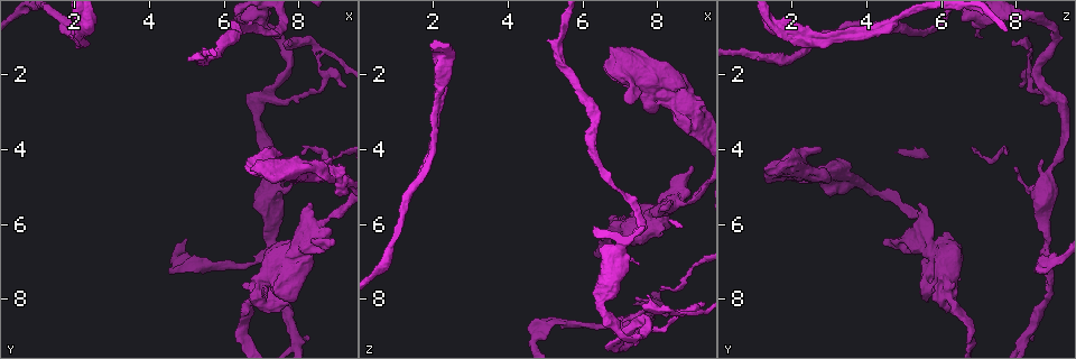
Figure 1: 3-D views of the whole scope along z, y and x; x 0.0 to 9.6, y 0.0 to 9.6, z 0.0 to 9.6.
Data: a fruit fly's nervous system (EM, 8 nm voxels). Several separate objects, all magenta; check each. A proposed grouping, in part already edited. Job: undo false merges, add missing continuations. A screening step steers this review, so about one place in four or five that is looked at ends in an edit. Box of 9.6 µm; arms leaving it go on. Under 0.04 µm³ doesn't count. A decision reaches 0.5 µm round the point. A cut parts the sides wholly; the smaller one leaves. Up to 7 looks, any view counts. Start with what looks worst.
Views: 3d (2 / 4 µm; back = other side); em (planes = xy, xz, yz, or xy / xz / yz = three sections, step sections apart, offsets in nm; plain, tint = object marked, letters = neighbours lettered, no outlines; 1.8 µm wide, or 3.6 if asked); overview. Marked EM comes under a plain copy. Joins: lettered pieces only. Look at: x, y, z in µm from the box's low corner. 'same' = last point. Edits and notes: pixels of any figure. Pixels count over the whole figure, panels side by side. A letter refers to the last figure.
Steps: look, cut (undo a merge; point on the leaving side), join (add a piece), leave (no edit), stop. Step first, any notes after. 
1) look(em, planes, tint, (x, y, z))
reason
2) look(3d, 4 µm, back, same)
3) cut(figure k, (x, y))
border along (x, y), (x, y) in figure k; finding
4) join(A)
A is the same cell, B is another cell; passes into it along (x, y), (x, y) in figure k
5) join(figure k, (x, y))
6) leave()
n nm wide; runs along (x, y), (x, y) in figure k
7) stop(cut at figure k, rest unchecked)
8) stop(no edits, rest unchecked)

look(3d, 2 µm, (8.95, 4.65, 3.30))
abrupt turn

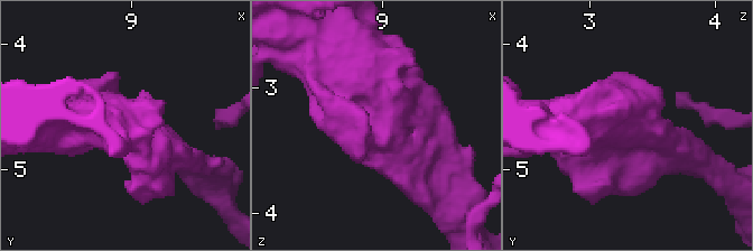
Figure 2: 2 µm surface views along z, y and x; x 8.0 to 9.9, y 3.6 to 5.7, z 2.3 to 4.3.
look(em, planes, letters, (8.94, 4.62, 3.30))
now the EM

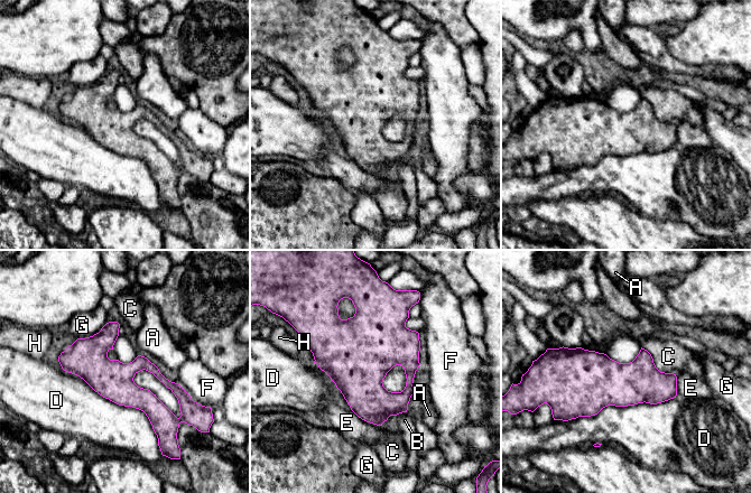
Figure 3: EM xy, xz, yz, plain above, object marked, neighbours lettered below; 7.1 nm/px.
leave()
A, B, C, D, E, F, G and H are other cells; border along (63, 369), (140, 409), (158, 446) in figure 3; all the same cell

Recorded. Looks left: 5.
look(em, planes, tint, (8.50, 6.05, 5.40))
calibre changes

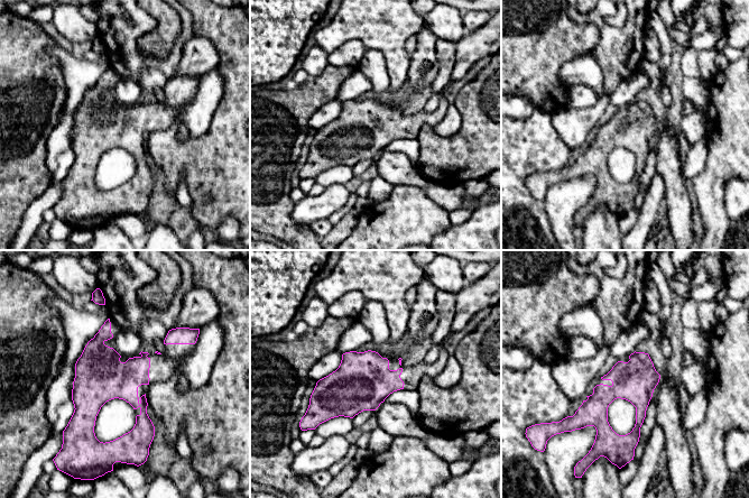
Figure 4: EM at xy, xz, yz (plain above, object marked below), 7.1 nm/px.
look(em, planes, letters, same)

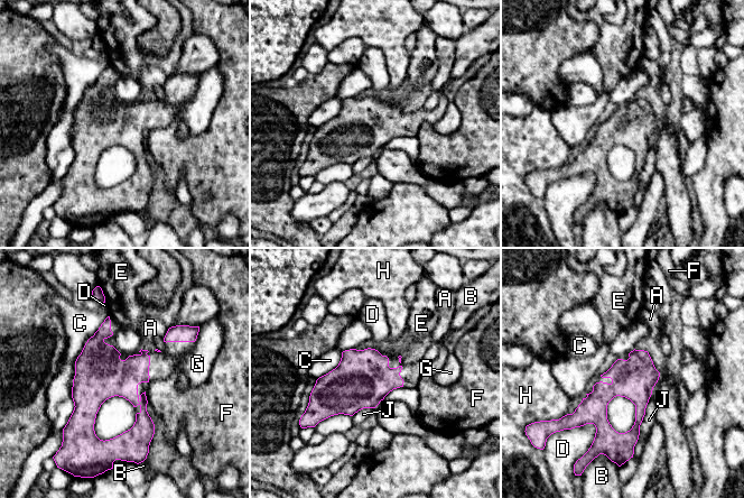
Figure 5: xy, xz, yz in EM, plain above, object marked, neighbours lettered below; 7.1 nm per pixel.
leave()
A, B, C, D, E, F, G, H and J are other cells; border along (145, 392), (148, 403) in figure 5; continuous, no second cell

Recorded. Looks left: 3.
look(em, planes, letters, (7.75, 1.15, 7.90))

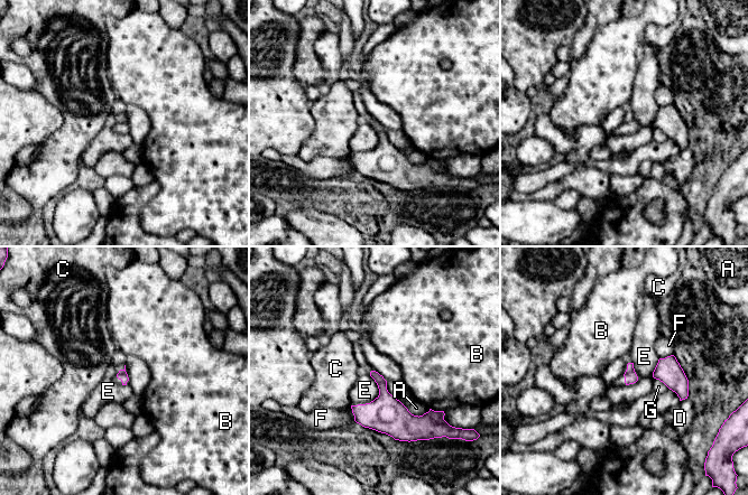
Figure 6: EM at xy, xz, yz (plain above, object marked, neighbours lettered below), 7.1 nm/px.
leave()
A, B, C, D, E, F and G are other cells; no lettered piece goes on from it

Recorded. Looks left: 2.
stop(no edits, rest unchecked)

